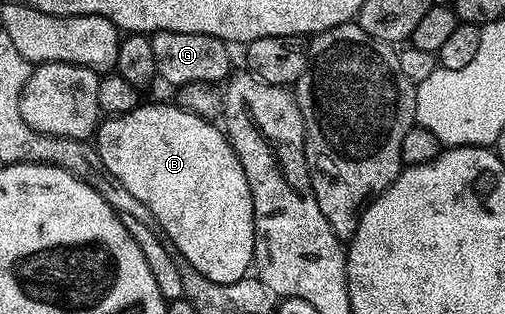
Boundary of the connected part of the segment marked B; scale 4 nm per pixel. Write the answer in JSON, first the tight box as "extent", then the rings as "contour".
{"extent":[95,102,255,283],"contour":[[[142,102],[135,109],[122,111],[112,117],[102,118],[95,132],[95,146],[103,165],[111,169],[111,174],[123,181],[124,187],[133,194],[137,200],[143,201],[151,213],[155,213],[155,224],[160,234],[171,244],[172,250],[194,267],[203,277],[216,283],[234,283],[246,278],[253,267],[253,250],[255,249],[255,217],[253,216],[253,202],[251,189],[247,185],[247,173],[243,173],[243,165],[239,165],[239,157],[229,143],[229,137],[216,122],[195,117],[195,113],[187,113],[182,107],[169,103]]]}

